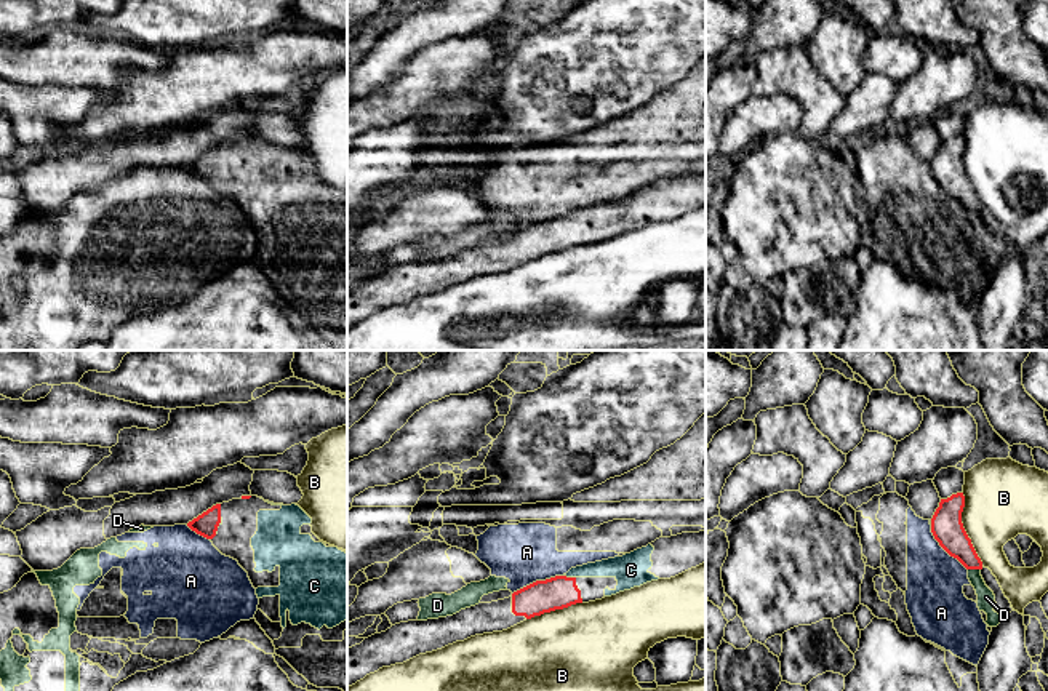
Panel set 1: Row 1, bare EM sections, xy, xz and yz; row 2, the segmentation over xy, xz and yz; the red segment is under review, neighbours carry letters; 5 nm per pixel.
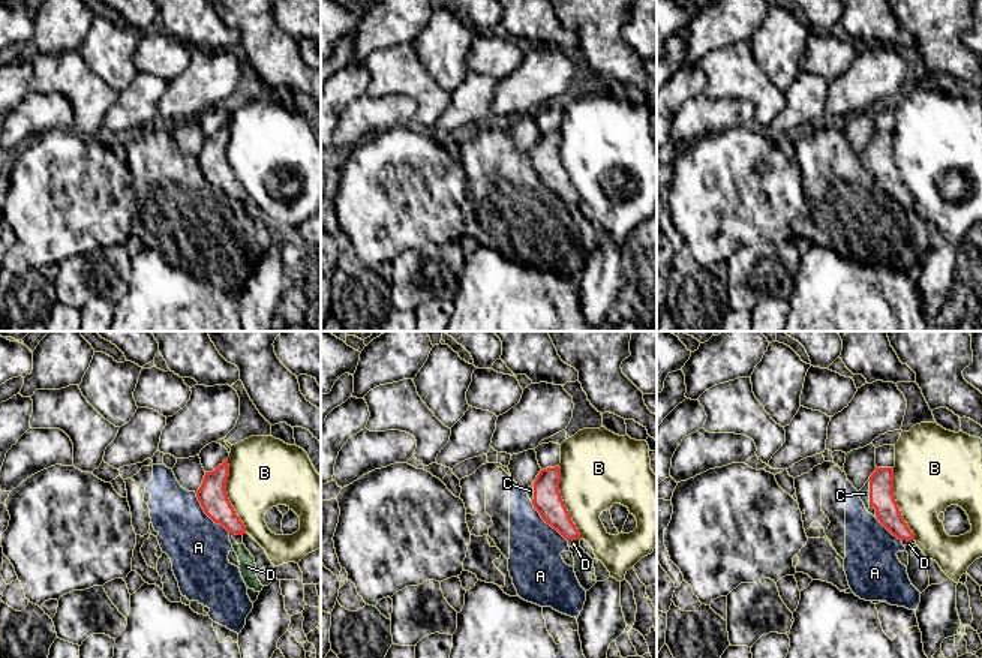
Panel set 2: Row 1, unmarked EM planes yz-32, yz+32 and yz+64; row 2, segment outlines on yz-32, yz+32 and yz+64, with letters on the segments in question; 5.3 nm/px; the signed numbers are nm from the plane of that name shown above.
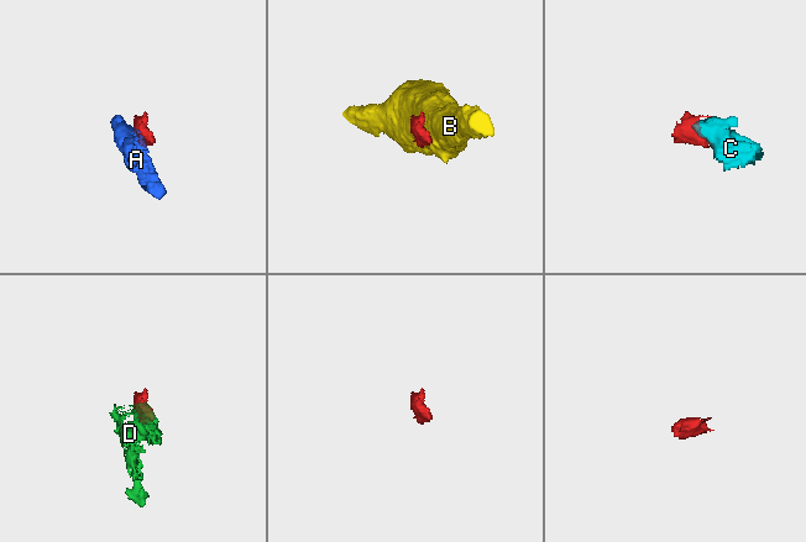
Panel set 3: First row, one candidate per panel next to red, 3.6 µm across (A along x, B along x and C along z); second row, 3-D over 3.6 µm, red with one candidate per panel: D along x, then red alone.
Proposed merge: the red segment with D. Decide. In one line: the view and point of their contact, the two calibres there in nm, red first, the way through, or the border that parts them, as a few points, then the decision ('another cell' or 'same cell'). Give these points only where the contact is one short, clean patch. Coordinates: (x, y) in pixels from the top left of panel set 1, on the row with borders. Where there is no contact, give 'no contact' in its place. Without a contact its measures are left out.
meets red in yz at (975, 568); 160 nm thick on the red side, 90 nm on the other; another cell

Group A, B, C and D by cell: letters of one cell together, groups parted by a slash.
A D / B / C

